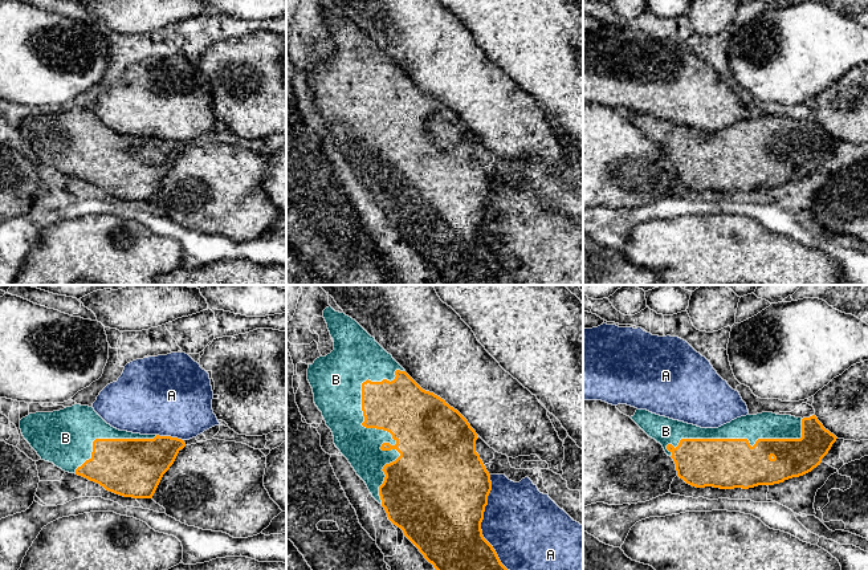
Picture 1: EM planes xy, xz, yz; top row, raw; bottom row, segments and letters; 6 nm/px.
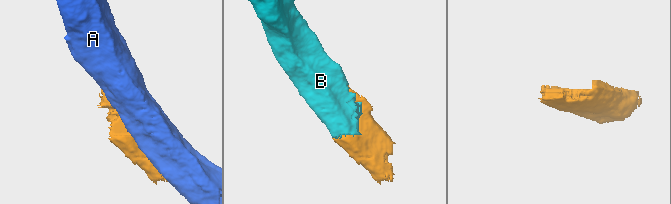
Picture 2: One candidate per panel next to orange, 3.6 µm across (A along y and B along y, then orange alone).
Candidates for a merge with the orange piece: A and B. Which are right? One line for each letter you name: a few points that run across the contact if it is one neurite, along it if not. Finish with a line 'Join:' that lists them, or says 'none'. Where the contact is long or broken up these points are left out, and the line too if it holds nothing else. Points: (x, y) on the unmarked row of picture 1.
Join: B

